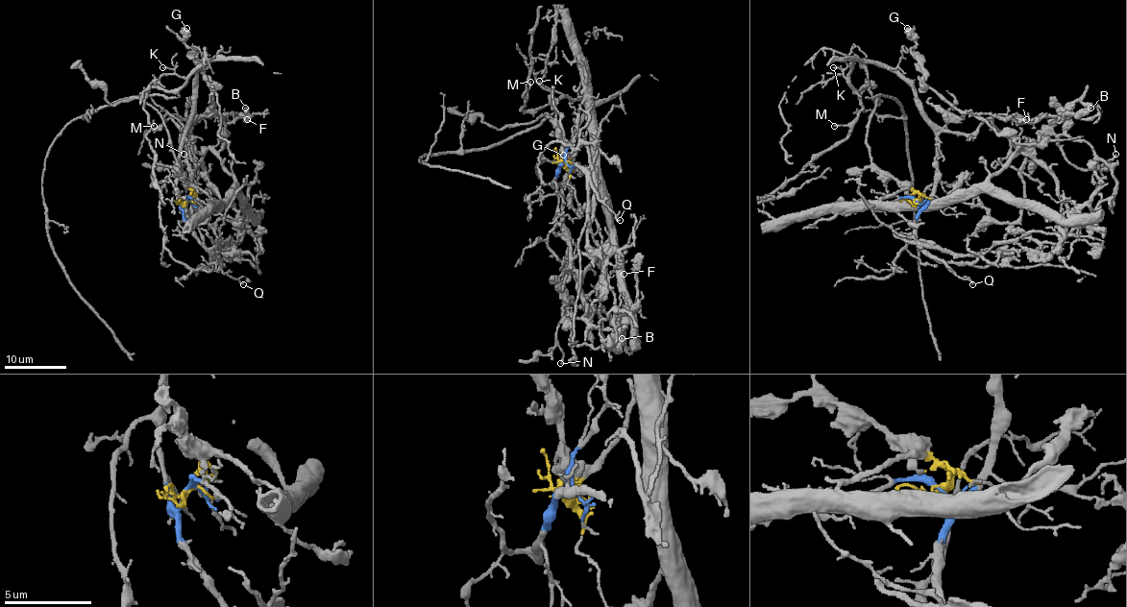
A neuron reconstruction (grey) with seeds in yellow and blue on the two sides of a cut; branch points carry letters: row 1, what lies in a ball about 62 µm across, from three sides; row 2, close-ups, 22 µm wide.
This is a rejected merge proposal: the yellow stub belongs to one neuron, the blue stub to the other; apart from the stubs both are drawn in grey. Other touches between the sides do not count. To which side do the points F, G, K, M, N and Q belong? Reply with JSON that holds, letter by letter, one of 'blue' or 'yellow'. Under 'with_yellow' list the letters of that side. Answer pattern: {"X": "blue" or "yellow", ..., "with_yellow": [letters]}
{"F": "blue", "G": "yellow", "K": "blue", "M": "blue", "N": "yellow", "Q": "blue", "with_yellow": ["G", "N"]}

